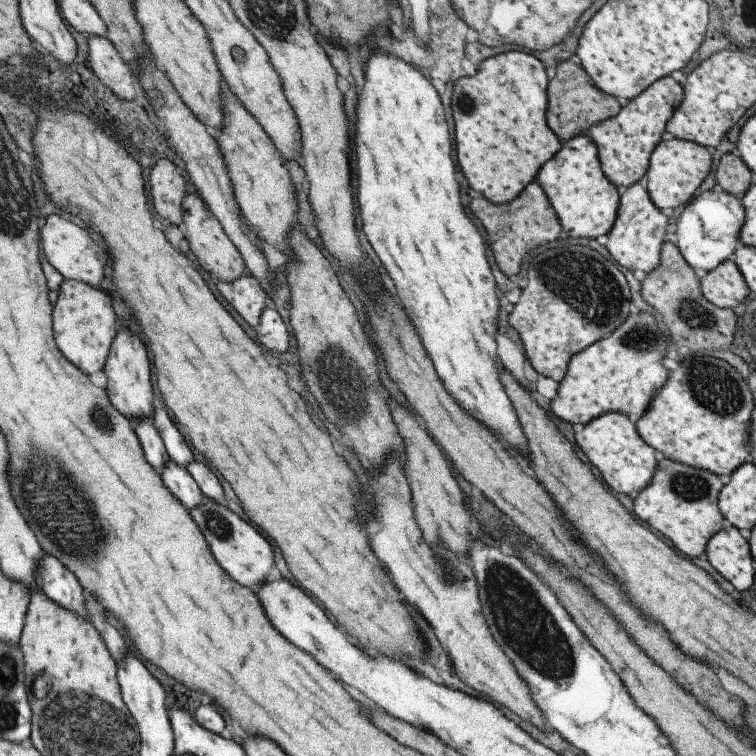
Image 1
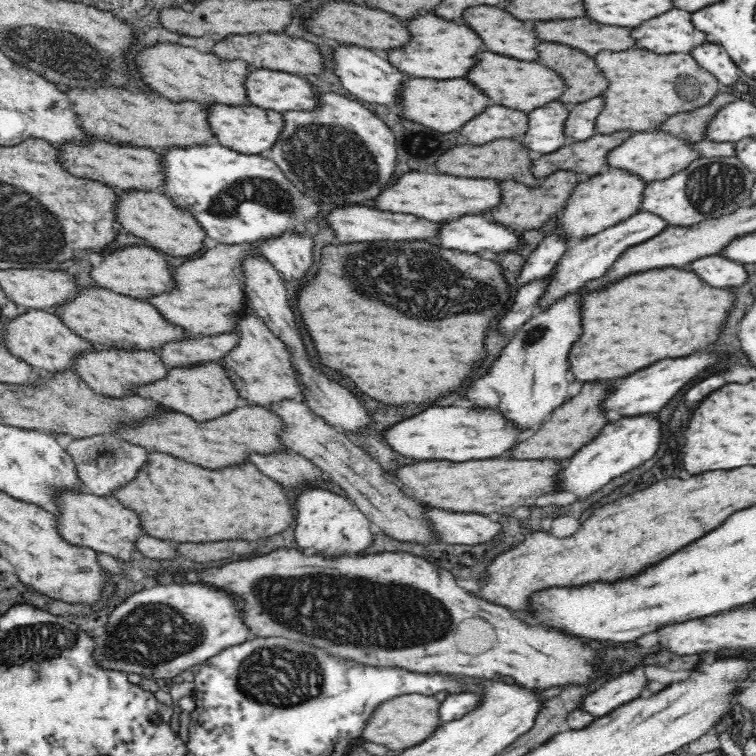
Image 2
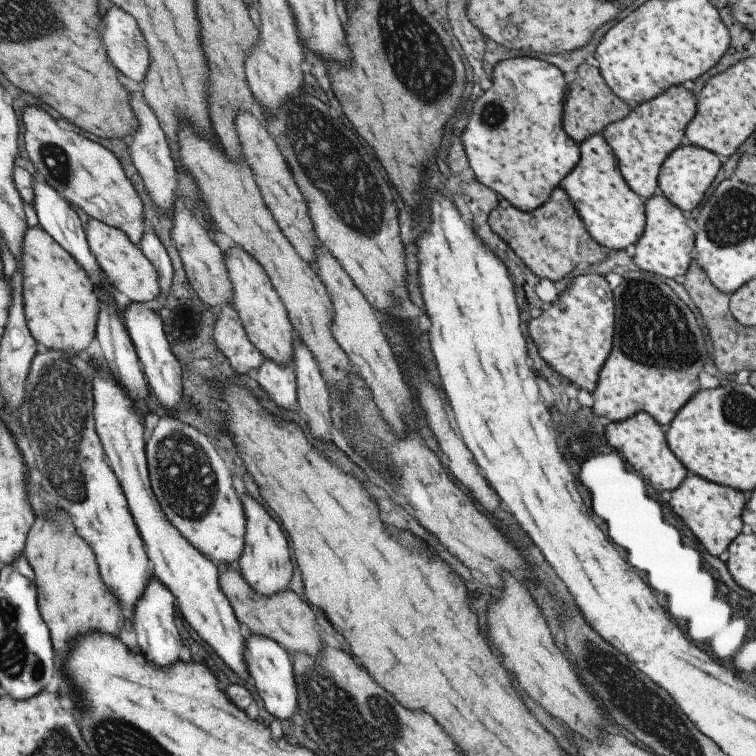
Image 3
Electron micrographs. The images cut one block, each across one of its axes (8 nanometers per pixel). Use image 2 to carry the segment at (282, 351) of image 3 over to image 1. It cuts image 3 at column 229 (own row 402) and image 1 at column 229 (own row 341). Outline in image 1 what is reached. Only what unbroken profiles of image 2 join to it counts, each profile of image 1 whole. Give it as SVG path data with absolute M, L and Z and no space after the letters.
M185 193L185 198L181 202L181 220L185 226L185 240L189 244L189 250L197 259L199 267L203 268L208 274L211 274L216 281L231 282L245 275L244 262L231 240L227 238L219 221L211 214L211 211L205 206L201 197L195 194Z

